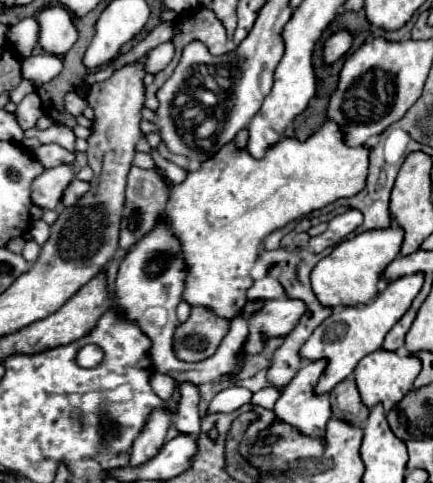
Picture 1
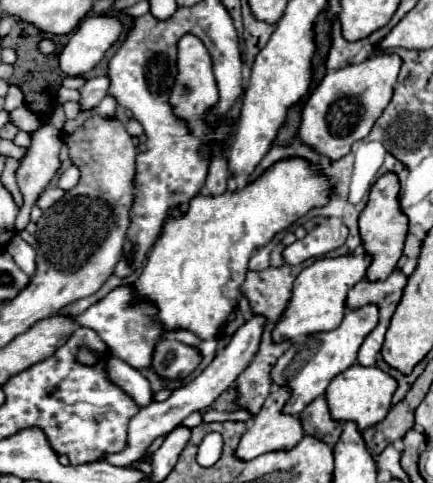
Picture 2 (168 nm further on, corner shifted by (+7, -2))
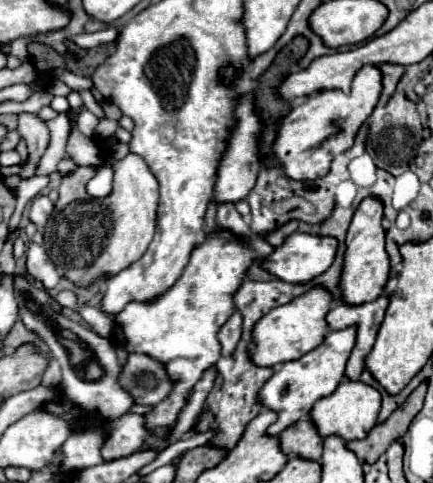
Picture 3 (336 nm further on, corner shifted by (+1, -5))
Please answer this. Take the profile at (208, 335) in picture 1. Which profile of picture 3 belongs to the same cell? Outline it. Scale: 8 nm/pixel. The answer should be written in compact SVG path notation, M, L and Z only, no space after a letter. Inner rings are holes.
M128 355L128 361L122 363L120 387L140 405L158 405L170 395L170 379L166 379L166 371L162 371L162 367L148 355Z

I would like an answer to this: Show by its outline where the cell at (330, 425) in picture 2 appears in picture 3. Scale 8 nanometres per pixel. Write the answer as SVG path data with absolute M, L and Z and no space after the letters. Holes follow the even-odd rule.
M302 419L278 435L280 451L284 455L318 461L322 455L322 437L312 427L310 419Z

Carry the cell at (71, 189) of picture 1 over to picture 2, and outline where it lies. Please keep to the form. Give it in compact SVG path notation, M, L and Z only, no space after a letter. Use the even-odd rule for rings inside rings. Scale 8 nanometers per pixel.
M48 186L48 188L42 192L42 196L38 198L36 204L38 204L42 210L48 210L48 208L54 206L64 194L66 194L66 190L62 190L62 188L58 188L58 186Z

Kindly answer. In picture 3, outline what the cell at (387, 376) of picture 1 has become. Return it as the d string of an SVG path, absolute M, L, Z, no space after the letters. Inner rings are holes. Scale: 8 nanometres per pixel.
M344 379L336 387L334 395L328 395L326 399L320 399L312 407L310 421L312 421L312 425L314 425L314 429L318 431L320 437L338 435L344 441L352 441L352 439L364 439L368 435L368 431L376 425L378 411L380 411L380 393L374 387L364 385L360 381Z

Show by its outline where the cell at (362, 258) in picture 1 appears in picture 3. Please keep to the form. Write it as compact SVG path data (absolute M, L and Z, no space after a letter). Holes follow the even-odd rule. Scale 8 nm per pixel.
M314 287L304 295L292 299L288 305L276 307L266 313L254 327L252 333L252 351L250 359L256 367L276 367L278 363L296 361L306 351L312 351L322 343L328 327L326 327L326 313L330 309L332 295L324 287Z

